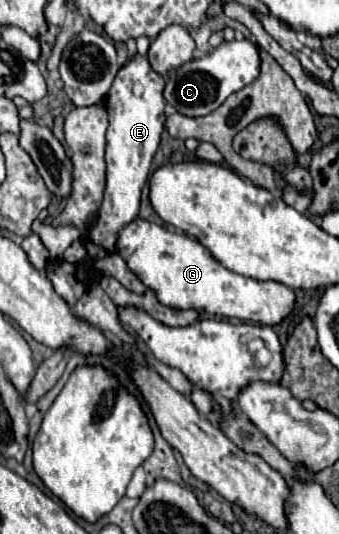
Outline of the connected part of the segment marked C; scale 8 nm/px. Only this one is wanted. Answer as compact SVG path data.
M248 39L224 41L216 49L212 49L212 53L172 69L168 73L164 87L164 101L184 117L204 117L216 111L226 101L226 97L252 83L258 77L258 73L260 73L260 55L256 43Z

